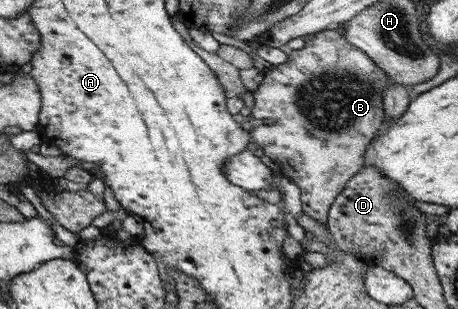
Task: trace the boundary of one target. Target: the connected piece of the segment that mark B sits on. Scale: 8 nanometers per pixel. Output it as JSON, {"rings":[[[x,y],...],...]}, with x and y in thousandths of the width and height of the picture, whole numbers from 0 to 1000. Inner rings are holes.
{"rings":[[[725,84],[723,91],[686,110],[681,129],[666,136],[662,159],[635,162],[620,207],[594,214],[590,230],[579,233],[568,278],[552,298],[557,320],[555,340],[548,350],[550,382],[568,382],[568,388],[581,388],[585,382],[585,388],[603,388],[603,395],[616,395],[616,388],[629,388],[633,382],[638,408],[651,401],[651,447],[655,447],[651,453],[651,479],[633,479],[633,485],[607,485],[607,479],[594,485],[594,479],[585,479],[590,485],[587,508],[596,518],[607,518],[611,524],[611,544],[620,544],[620,531],[629,531],[629,537],[638,531],[642,537],[638,550],[646,557],[646,576],[633,576],[633,583],[642,586],[642,595],[655,608],[662,686],[699,715],[699,722],[707,722],[707,728],[714,728],[714,693],[723,660],[734,647],[738,628],[747,615],[753,615],[760,583],[773,573],[784,553],[790,553],[797,537],[795,498],[799,498],[801,472],[812,460],[812,450],[821,447],[821,430],[825,421],[832,421],[841,382],[841,350],[836,343],[838,304],[834,304],[834,288],[843,285],[847,269],[858,265],[847,239],[808,181],[790,168],[784,155],[777,155],[777,149],[769,149],[769,142],[747,120],[747,110],[749,84]]]}

